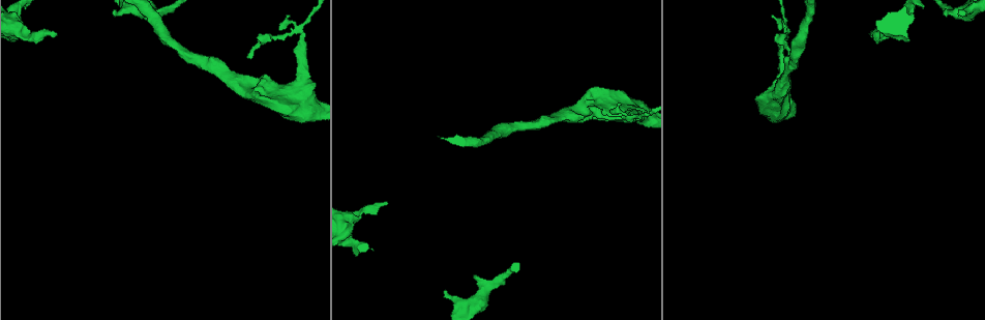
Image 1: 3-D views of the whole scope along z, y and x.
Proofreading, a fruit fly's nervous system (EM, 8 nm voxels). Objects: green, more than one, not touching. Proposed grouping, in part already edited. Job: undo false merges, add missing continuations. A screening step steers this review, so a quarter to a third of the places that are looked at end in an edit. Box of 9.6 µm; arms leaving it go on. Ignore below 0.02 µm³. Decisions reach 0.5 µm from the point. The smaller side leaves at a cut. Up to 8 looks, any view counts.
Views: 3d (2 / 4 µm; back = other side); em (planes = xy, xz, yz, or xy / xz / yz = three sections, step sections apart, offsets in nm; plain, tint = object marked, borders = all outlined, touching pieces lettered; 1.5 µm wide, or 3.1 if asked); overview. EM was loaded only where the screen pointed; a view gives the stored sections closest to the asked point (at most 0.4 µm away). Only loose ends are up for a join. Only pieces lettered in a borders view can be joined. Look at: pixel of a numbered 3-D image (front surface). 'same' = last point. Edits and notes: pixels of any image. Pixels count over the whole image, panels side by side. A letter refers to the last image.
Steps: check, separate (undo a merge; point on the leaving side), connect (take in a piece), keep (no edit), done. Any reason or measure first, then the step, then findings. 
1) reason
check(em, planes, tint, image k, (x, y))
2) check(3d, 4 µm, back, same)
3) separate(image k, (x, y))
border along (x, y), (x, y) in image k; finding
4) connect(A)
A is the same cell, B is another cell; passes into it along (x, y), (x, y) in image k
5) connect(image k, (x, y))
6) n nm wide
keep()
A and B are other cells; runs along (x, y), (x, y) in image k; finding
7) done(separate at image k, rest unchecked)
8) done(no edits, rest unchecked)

branch stops here
check(em, planes, borders, image 1, (386, 205))

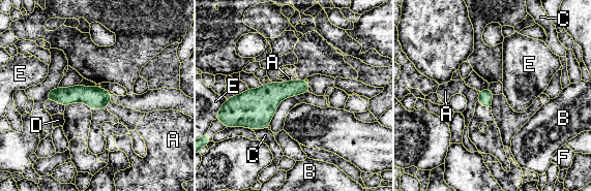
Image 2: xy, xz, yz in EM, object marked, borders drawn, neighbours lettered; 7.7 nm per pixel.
110 nm wide
keep()
A, B, C, D, E and F are other cells; border along (291, 80), (284, 82) in image 2; no lettered piece goes on from it

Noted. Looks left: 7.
branch stops here
check(em, xz, step 8, tint, image 1, (114, 16))

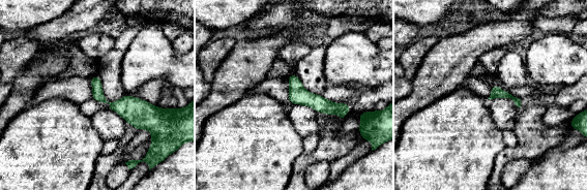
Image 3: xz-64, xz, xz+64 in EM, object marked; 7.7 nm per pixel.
another direction
check(em, planes, borders, same)

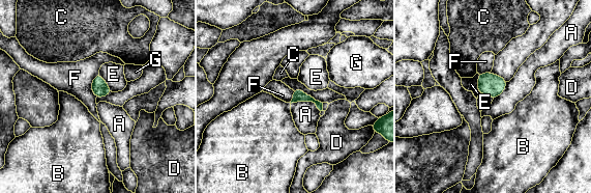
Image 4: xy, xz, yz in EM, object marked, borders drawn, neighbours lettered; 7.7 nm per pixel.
A touches over 240 nm
keep()
A, B, C, D, E, F and G are other cells; border along (98, 72), (91, 85), (95, 97) in image 4; no lettered piece goes on from it

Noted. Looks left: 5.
arms part here
check(3d, 4 µm, back, image 1, (630, 115))

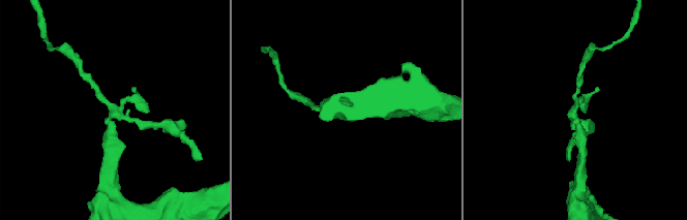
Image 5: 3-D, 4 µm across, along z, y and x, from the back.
need the tissue
check(em, planes, borders, image 5, (577, 126))

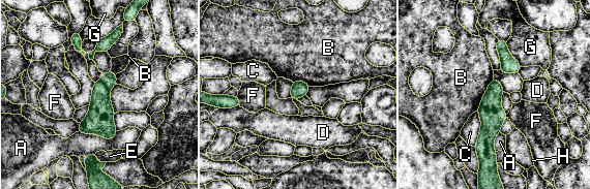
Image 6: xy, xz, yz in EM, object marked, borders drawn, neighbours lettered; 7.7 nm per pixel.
separate(image 6, (110, 79))
A, B, C, D, E, F, G and H are other cells; border along (101, 77), (102, 82), (110, 89) in image 6; a second neuron is stuck on

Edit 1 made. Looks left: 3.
done(separate at image 6, rest unchecked)

